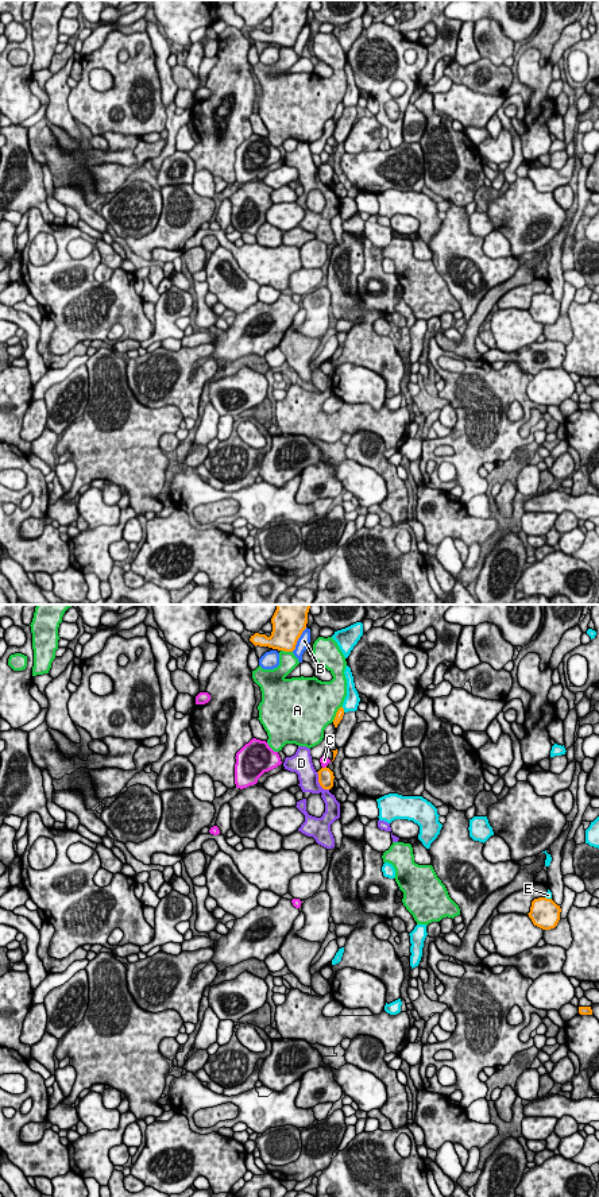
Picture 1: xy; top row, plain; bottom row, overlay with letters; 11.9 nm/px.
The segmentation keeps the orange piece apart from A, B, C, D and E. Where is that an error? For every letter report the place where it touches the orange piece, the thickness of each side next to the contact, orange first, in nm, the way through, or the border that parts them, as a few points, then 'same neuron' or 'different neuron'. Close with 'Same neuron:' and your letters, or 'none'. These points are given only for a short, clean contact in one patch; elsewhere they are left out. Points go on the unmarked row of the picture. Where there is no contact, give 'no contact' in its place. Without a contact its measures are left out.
A: meets orange in xy at (336, 109); 100 nm thick on the orange side, 480 nm on the other; different neuron
B: meets orange in xy at (297, 35); 400 nm thick on the orange side, 140 nm on the other; different neuron
C: meets orange in xy at (325, 162); 190 nm thick on the orange side, 120 nm on the other; different neuron
D: meets orange in xy at (319, 177); 190 nm thick on the orange side, 240 nm on the other; different neuron
E: meets orange in xy at (343, 105); 100 nm thick on the orange side, 190 nm on the other; different neuron
Same neuron: none

